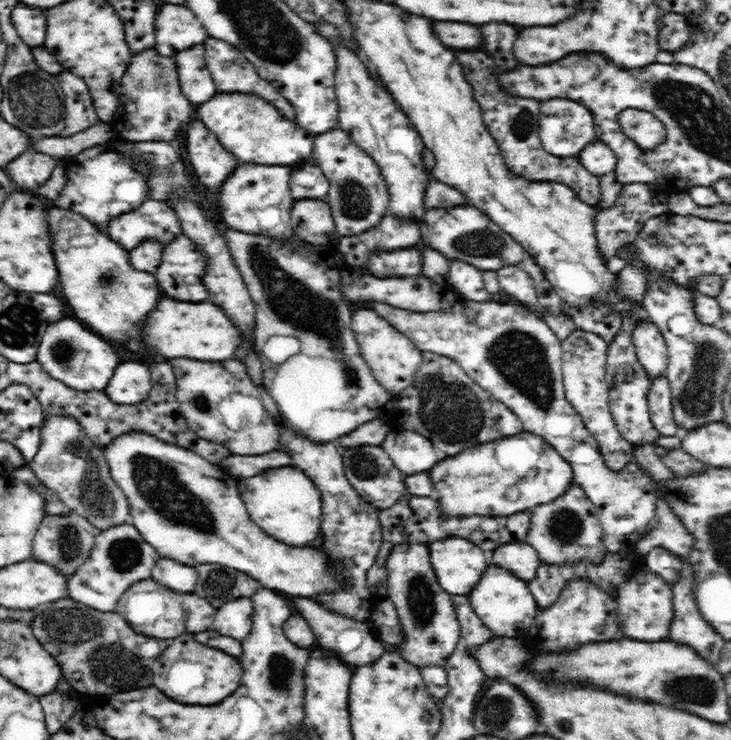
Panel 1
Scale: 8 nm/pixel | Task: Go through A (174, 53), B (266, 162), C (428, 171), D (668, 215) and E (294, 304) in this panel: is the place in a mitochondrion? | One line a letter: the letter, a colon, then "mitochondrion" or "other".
A: other
B: other
C: other
D: other
E: mitochondrion

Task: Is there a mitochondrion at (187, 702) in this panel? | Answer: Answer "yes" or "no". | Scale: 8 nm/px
no

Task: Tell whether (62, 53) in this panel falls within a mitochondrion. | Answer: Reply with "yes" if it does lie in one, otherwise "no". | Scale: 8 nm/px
no

